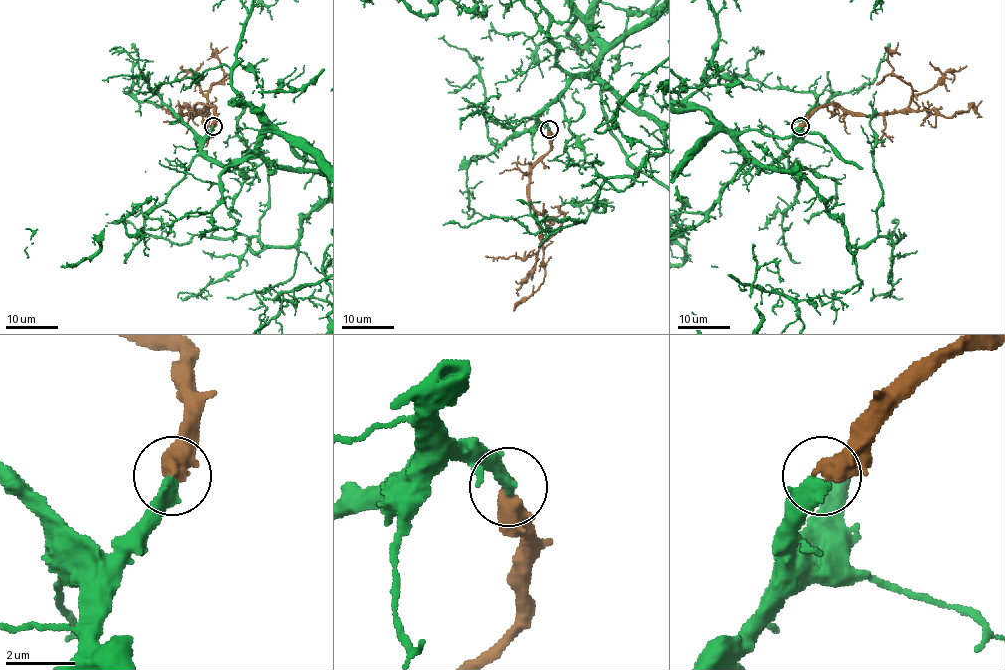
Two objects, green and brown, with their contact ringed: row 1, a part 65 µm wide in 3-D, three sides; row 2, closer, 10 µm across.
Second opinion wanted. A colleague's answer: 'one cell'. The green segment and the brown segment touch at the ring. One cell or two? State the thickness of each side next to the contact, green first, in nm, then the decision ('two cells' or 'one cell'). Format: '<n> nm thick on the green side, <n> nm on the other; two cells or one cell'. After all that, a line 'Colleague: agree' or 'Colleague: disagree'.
440 nm thick on the green side, 550 nm on the other; one cell
Colleague: agree

